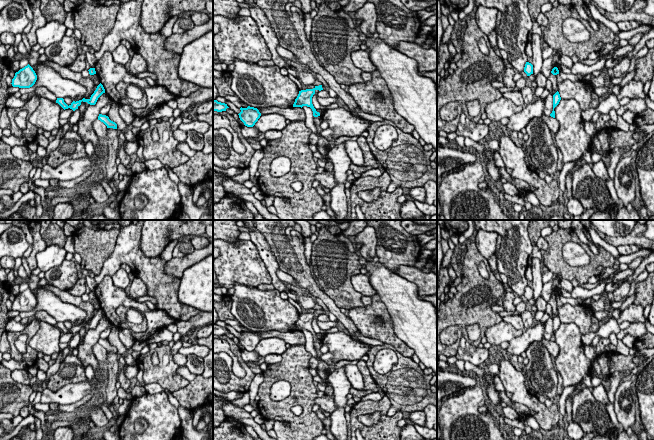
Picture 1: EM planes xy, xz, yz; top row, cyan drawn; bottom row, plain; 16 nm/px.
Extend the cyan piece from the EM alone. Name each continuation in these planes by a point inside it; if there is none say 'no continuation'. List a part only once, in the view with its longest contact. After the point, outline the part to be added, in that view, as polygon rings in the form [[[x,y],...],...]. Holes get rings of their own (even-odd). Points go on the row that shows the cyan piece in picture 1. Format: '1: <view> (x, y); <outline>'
no continuation

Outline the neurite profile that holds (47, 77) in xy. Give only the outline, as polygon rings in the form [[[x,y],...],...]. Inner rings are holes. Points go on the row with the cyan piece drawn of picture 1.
[[[31,48],[29,52],[29,65],[33,66],[37,75],[35,84],[30,88],[20,88],[18,92],[34,95],[34,91],[39,87],[45,87],[57,98],[70,97],[73,101],[82,100],[87,89],[82,85],[68,79],[62,78],[53,68],[45,65],[39,60],[40,54]]]

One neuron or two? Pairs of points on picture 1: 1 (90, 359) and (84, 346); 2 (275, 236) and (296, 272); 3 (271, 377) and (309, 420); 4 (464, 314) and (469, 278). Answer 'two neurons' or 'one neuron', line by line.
1: one neuron
2: one neuron
3: one neuron
4: one neuron

